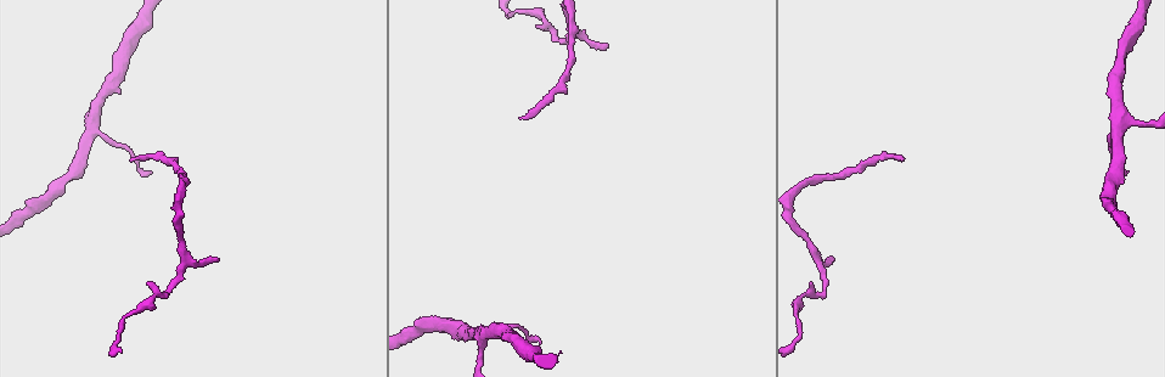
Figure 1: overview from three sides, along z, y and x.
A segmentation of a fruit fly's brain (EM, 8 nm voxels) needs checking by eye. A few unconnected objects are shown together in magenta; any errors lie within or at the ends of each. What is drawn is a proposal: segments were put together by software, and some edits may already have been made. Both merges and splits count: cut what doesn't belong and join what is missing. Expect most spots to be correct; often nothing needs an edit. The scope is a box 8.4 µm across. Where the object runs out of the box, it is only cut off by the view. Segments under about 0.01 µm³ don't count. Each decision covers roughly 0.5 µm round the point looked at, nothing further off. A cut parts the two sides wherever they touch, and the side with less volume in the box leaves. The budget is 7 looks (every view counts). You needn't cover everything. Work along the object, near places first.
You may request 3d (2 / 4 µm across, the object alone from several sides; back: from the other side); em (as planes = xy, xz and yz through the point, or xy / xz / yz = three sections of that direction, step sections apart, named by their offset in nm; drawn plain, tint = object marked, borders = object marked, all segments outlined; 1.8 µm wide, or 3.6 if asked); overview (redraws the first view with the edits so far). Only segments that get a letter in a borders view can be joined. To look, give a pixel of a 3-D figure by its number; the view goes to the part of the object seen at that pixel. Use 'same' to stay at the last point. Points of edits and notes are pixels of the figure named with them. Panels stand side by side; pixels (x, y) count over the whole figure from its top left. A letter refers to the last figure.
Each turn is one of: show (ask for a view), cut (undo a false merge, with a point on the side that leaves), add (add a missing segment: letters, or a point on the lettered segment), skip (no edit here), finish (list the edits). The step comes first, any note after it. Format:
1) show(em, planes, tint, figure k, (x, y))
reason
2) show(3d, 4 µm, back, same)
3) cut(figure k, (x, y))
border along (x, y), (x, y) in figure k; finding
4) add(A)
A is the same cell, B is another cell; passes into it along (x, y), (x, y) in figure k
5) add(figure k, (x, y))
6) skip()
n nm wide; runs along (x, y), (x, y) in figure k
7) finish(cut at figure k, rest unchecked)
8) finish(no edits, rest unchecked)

show(em, planes, borders, figure 1, (1128, 173))
free end

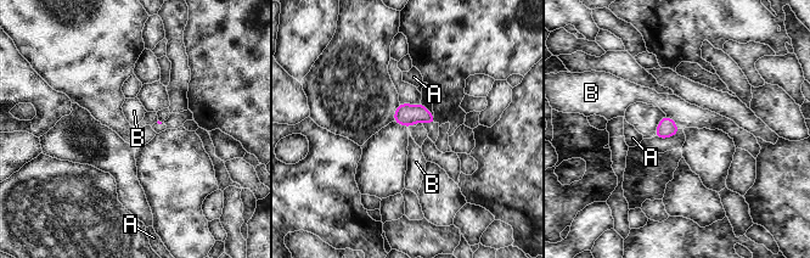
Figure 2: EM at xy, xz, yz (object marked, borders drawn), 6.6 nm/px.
skip()
A and B are other cells; border along (667, 115), (679, 128) in figure 2; no lettered segment goes on from it

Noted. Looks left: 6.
show(em, planes, borders, figure 1, (903, 161))
tapers out

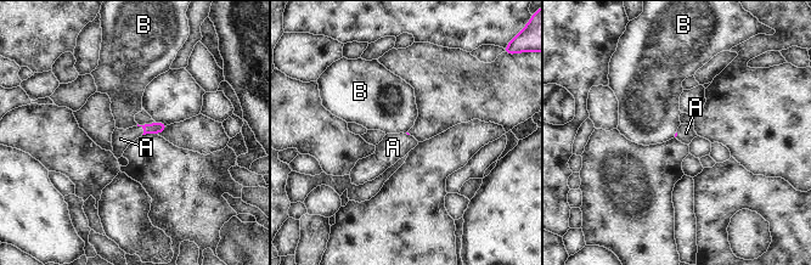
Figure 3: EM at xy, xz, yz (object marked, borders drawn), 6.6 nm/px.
add(A)
A is the same cell, B is another cell; the neuron continues

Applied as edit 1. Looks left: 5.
show(overview)

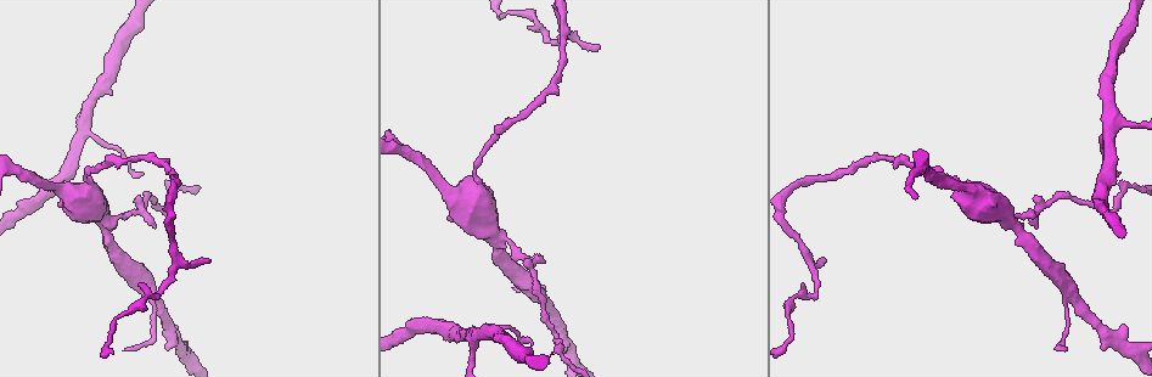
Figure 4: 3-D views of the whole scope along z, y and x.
show(em, yz, step 8, borders, figure 4, (823, 258))
an open end

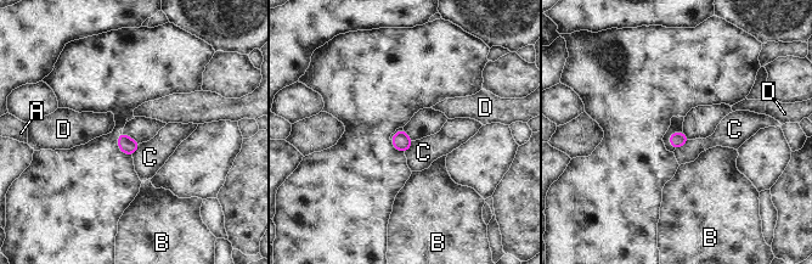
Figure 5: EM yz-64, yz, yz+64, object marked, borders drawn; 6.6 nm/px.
show(em, planes, borders, same)
cut it another way

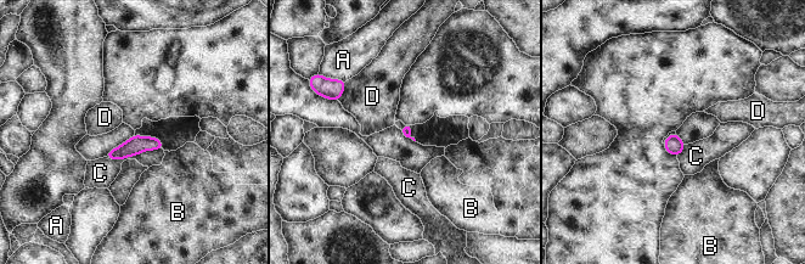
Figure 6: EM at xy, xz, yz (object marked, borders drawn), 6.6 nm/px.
skip()
A, B, C and D are other cells; border along (162, 149), (118, 159), (103, 157) in figure 6; no lettered segment goes on from it

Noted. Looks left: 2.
finish(add at figure 3, rest unchecked)

